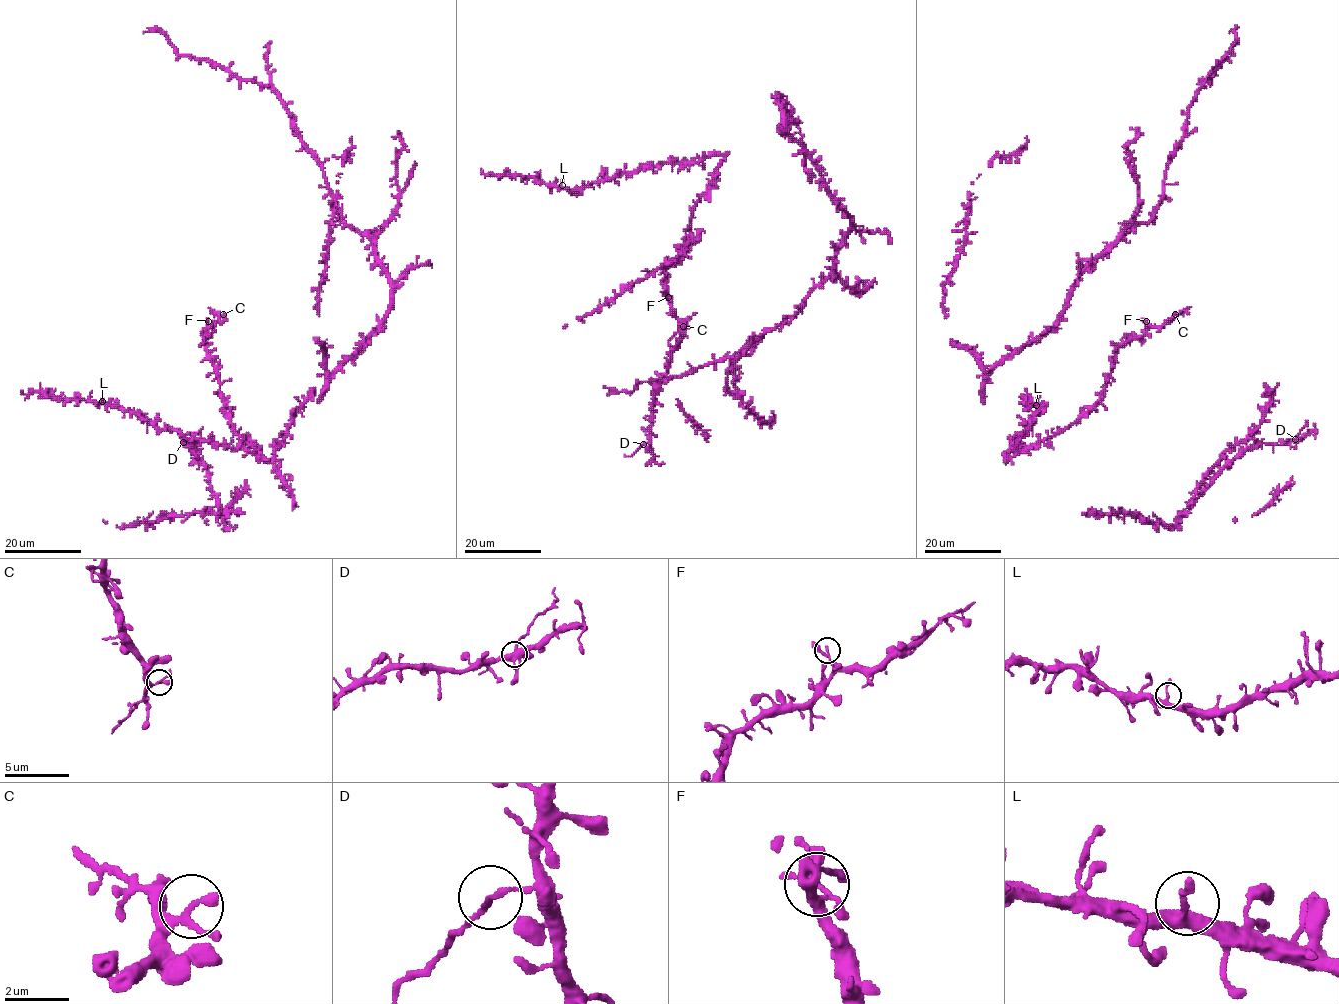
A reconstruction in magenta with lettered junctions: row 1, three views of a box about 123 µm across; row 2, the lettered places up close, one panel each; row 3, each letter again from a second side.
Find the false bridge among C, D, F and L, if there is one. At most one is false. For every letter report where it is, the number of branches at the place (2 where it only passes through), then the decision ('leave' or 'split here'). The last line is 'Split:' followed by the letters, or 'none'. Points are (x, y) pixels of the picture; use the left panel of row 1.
C: (223, 314) | 2 | leave
D: (183, 442) | 2 | split here
F: (208, 321) | 2 | leave
L: (102, 401) | 2 | leave
Split: D

